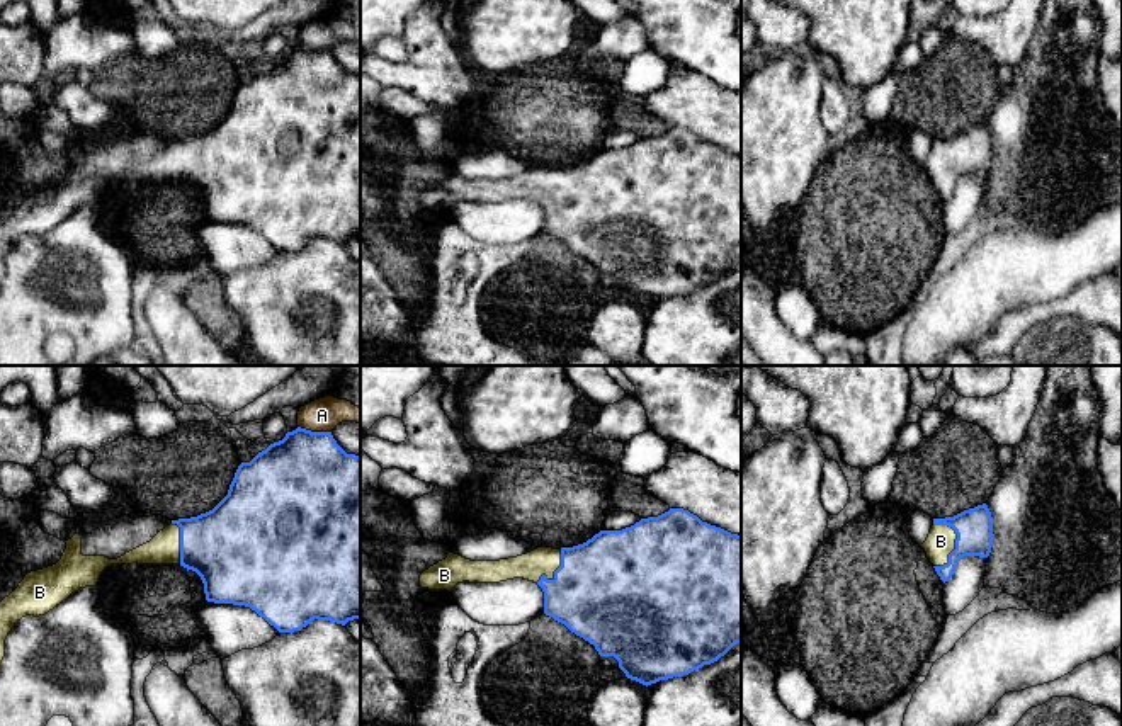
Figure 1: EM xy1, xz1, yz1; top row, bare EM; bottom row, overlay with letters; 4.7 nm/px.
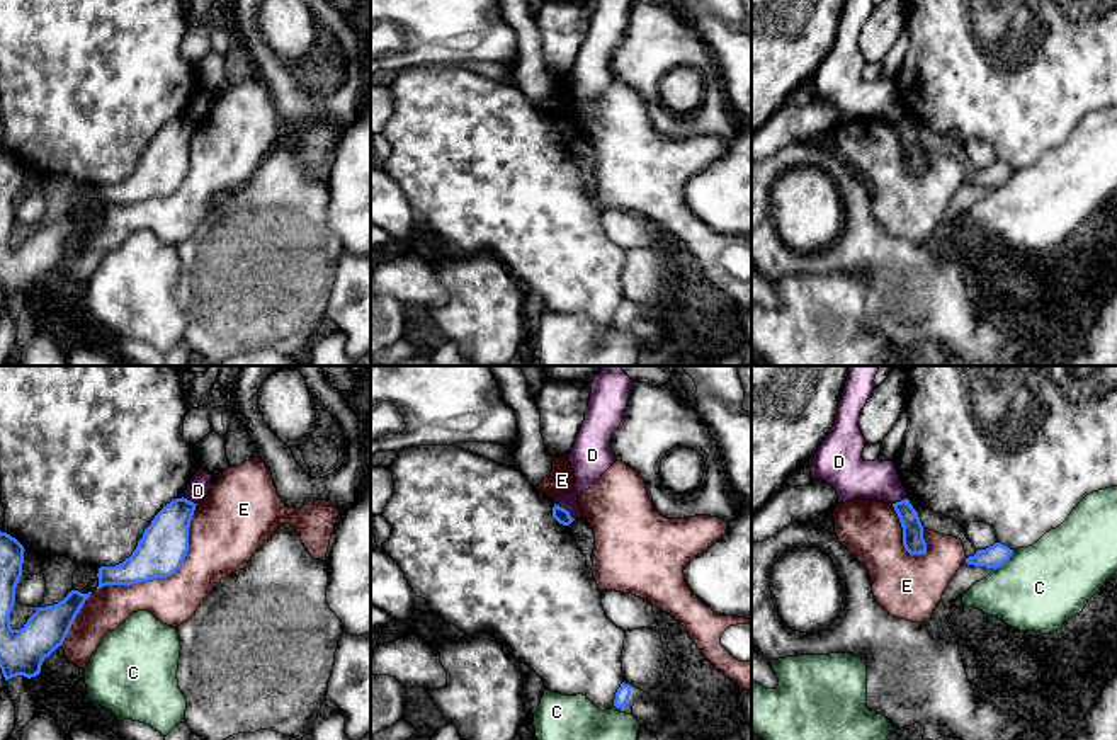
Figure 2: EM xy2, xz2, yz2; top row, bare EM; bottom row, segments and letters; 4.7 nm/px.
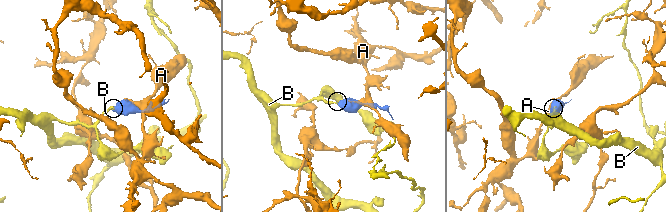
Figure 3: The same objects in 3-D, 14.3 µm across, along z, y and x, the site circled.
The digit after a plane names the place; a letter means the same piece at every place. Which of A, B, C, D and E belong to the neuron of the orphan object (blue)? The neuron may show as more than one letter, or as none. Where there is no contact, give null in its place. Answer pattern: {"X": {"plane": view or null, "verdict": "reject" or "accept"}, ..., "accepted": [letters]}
{"A": {"plane": "xy1", "verdict": "reject"}, "B": {"plane": "yz1", "verdict": "accept"}, "C": {"plane": "yz2", "verdict": "reject"}, "D": {"plane": "xz2", "verdict": "reject"}, "E": {"plane": "xy2", "verdict": "reject"}, "accepted": ["B"]}

